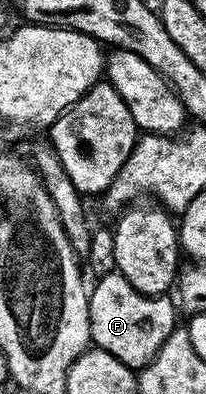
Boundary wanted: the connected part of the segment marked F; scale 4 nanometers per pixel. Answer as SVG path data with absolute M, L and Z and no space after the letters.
M117 271L99 277L95 283L91 285L88 294L91 343L114 354L114 358L118 358L118 362L127 368L139 370L146 367L158 354L158 350L162 350L162 342L166 342L166 338L170 338L178 326L178 308L173 297L168 294L142 294L134 290L134 286L130 286L130 282L126 282L126 278Z

